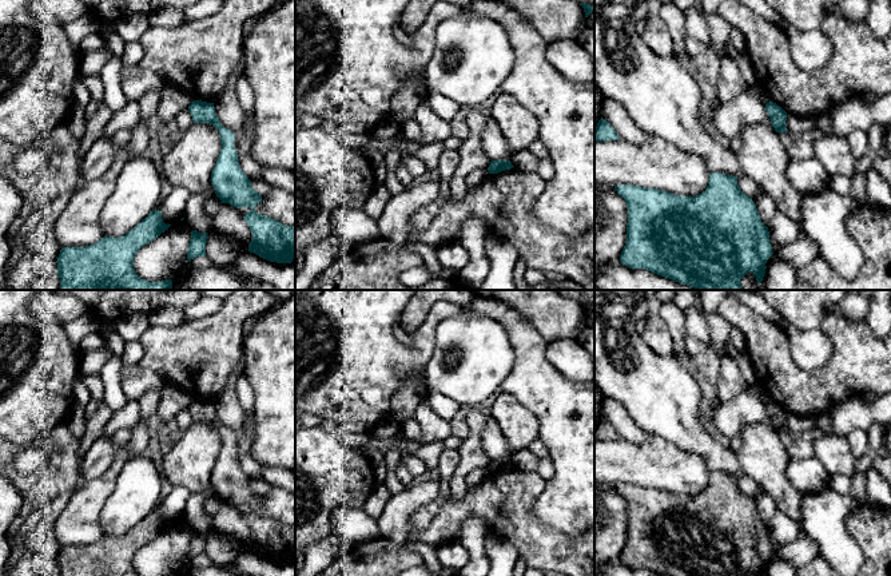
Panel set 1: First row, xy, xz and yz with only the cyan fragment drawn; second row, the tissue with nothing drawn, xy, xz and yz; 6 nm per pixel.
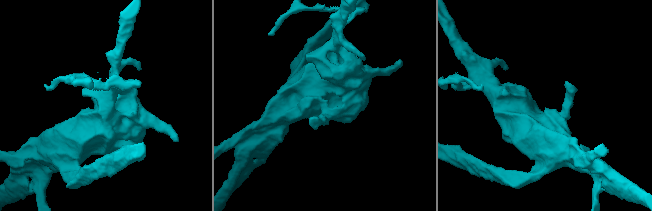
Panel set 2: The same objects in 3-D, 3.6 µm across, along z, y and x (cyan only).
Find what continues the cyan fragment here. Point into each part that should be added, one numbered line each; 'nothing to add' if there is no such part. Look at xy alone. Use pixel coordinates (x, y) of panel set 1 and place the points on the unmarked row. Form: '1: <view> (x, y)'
nothing to add

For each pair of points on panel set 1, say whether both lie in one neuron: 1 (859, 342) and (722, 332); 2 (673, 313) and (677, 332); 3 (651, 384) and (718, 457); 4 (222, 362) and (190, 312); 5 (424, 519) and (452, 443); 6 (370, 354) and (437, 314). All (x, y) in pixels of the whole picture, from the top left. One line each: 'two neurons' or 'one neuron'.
1: two neurons
2: one neuron
3: one neuron
4: two neurons
5: two neurons
6: one neuron

